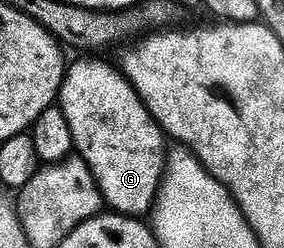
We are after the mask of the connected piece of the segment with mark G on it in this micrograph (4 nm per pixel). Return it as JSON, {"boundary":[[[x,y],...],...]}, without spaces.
{"boundary":[[[80,60],[67,67],[60,89],[58,105],[66,116],[66,124],[70,124],[72,144],[75,153],[84,159],[90,168],[94,180],[100,189],[100,197],[108,202],[113,211],[129,216],[145,215],[156,199],[160,190],[160,180],[166,165],[164,141],[166,135],[160,125],[152,119],[152,113],[144,105],[136,88],[123,73],[100,60]]]}

